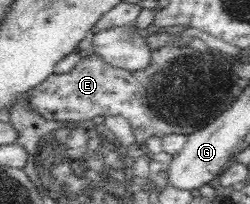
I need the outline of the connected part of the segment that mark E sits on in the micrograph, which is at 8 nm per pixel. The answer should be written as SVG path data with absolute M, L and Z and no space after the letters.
M193 45L184 47L159 47L152 50L152 63L150 67L142 71L125 71L106 63L100 56L89 50L86 57L82 57L76 66L69 73L56 75L52 73L44 81L37 83L27 91L29 103L44 119L54 121L84 121L92 120L96 115L125 117L132 126L135 141L145 143L148 137L164 137L164 135L178 133L189 135L195 130L214 121L218 115L230 107L234 95L230 93L232 89L232 79L230 73L212 57L212 52L201 53Z

